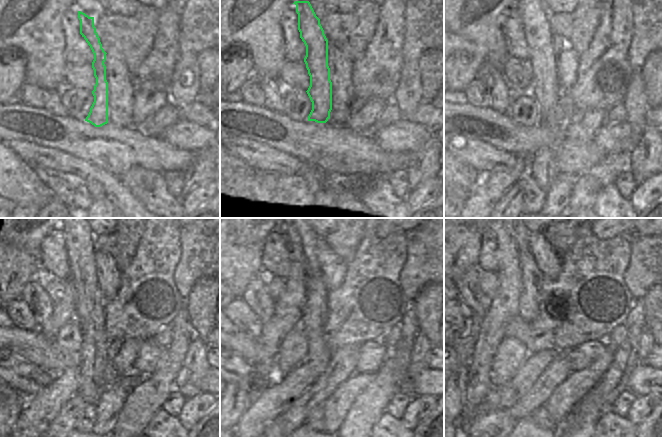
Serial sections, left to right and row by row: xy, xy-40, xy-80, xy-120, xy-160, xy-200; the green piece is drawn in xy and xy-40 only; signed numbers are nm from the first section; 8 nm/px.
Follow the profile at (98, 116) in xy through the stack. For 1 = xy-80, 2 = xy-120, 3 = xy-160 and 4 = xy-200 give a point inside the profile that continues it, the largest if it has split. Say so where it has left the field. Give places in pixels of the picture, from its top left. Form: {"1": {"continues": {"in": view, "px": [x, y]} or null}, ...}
{"1": {"continues": {"in": "xy-80", "px": [537, 33]}}, "2": {"continues": {"in": "xy-120", "px": [80, 240]}}, "3": {"continues": {"in": "xy-160", "px": [302, 239]}}, "4": {"continues": {"in": "xy-200", "px": [532, 278]}}}

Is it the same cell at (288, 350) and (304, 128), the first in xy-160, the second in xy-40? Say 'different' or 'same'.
different

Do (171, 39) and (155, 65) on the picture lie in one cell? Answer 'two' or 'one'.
one

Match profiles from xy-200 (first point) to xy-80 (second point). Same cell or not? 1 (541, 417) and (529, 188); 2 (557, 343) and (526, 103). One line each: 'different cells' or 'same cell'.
1: same cell
2: different cells

